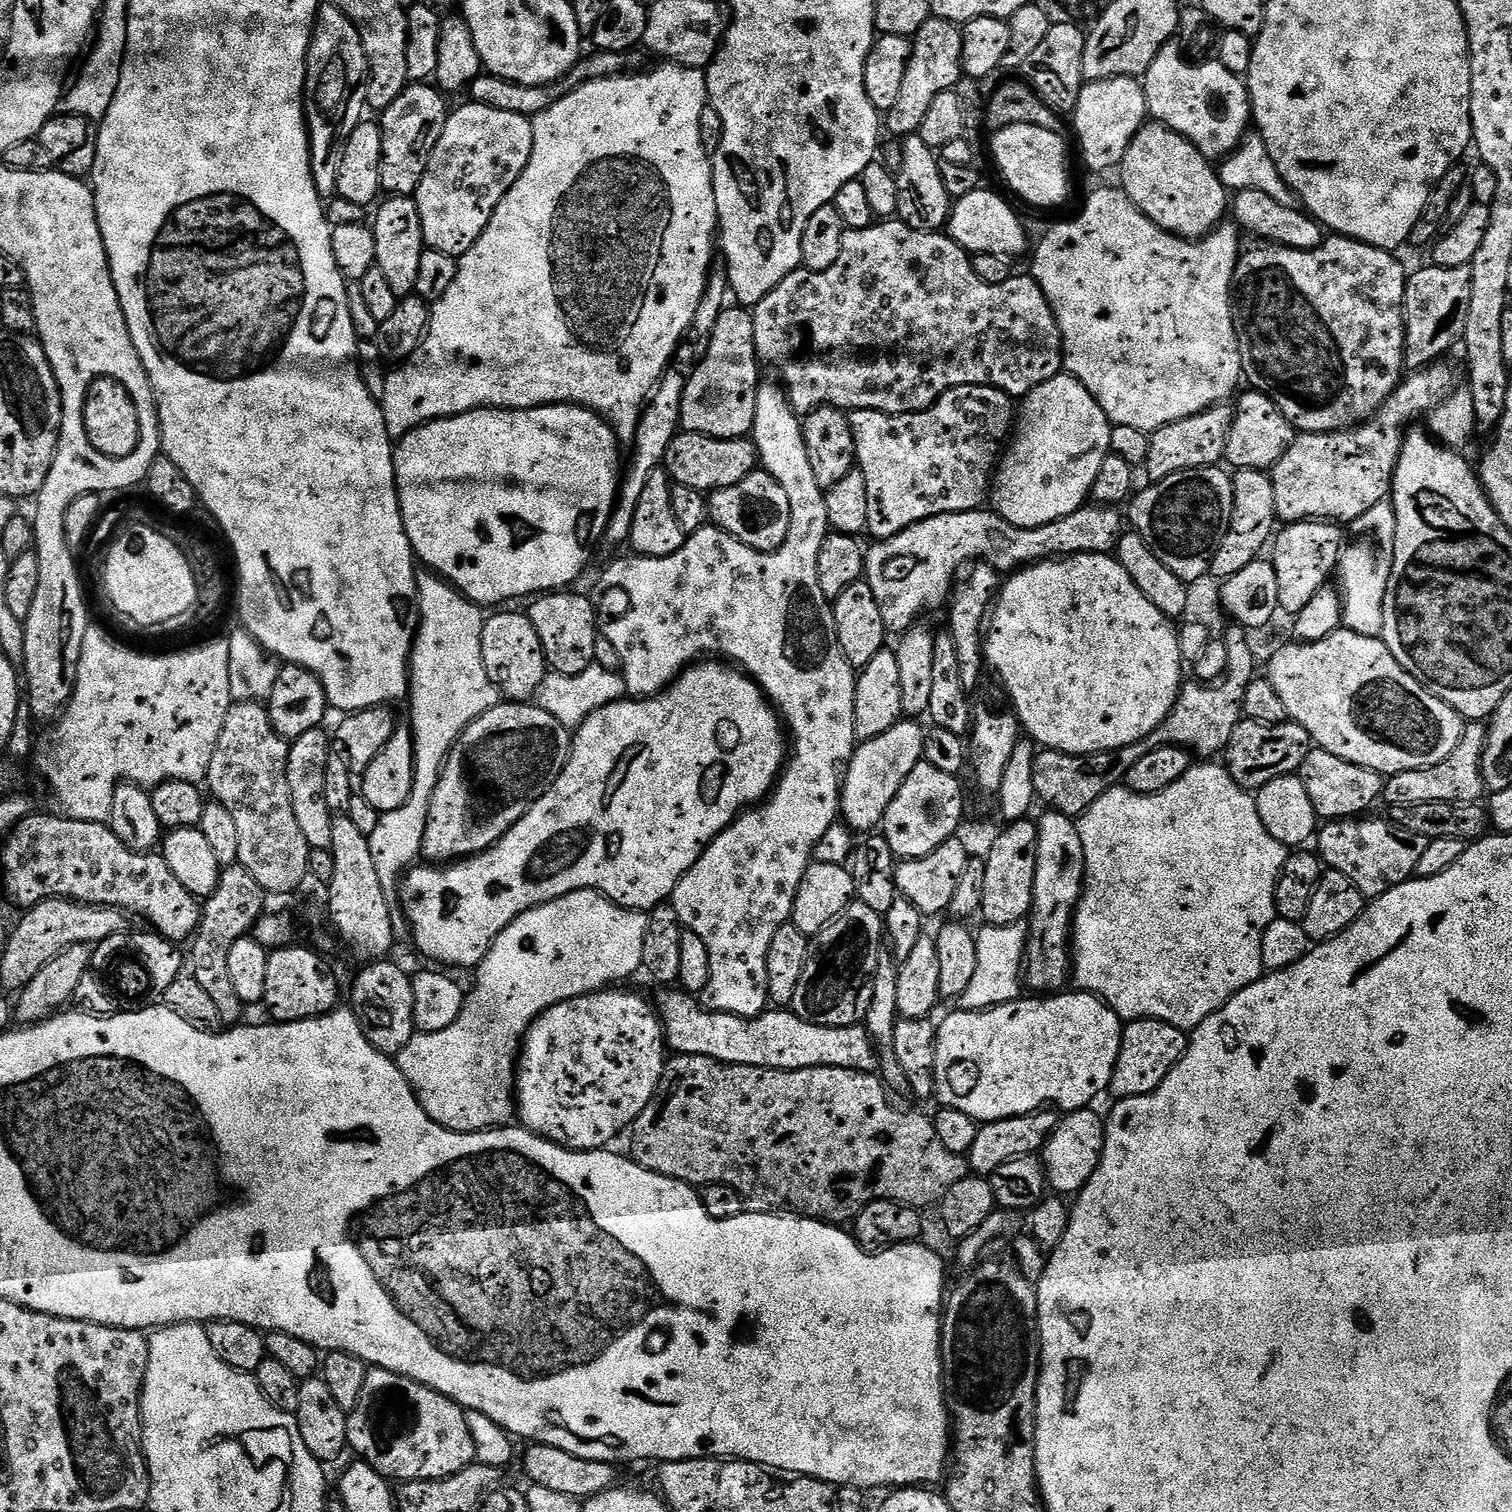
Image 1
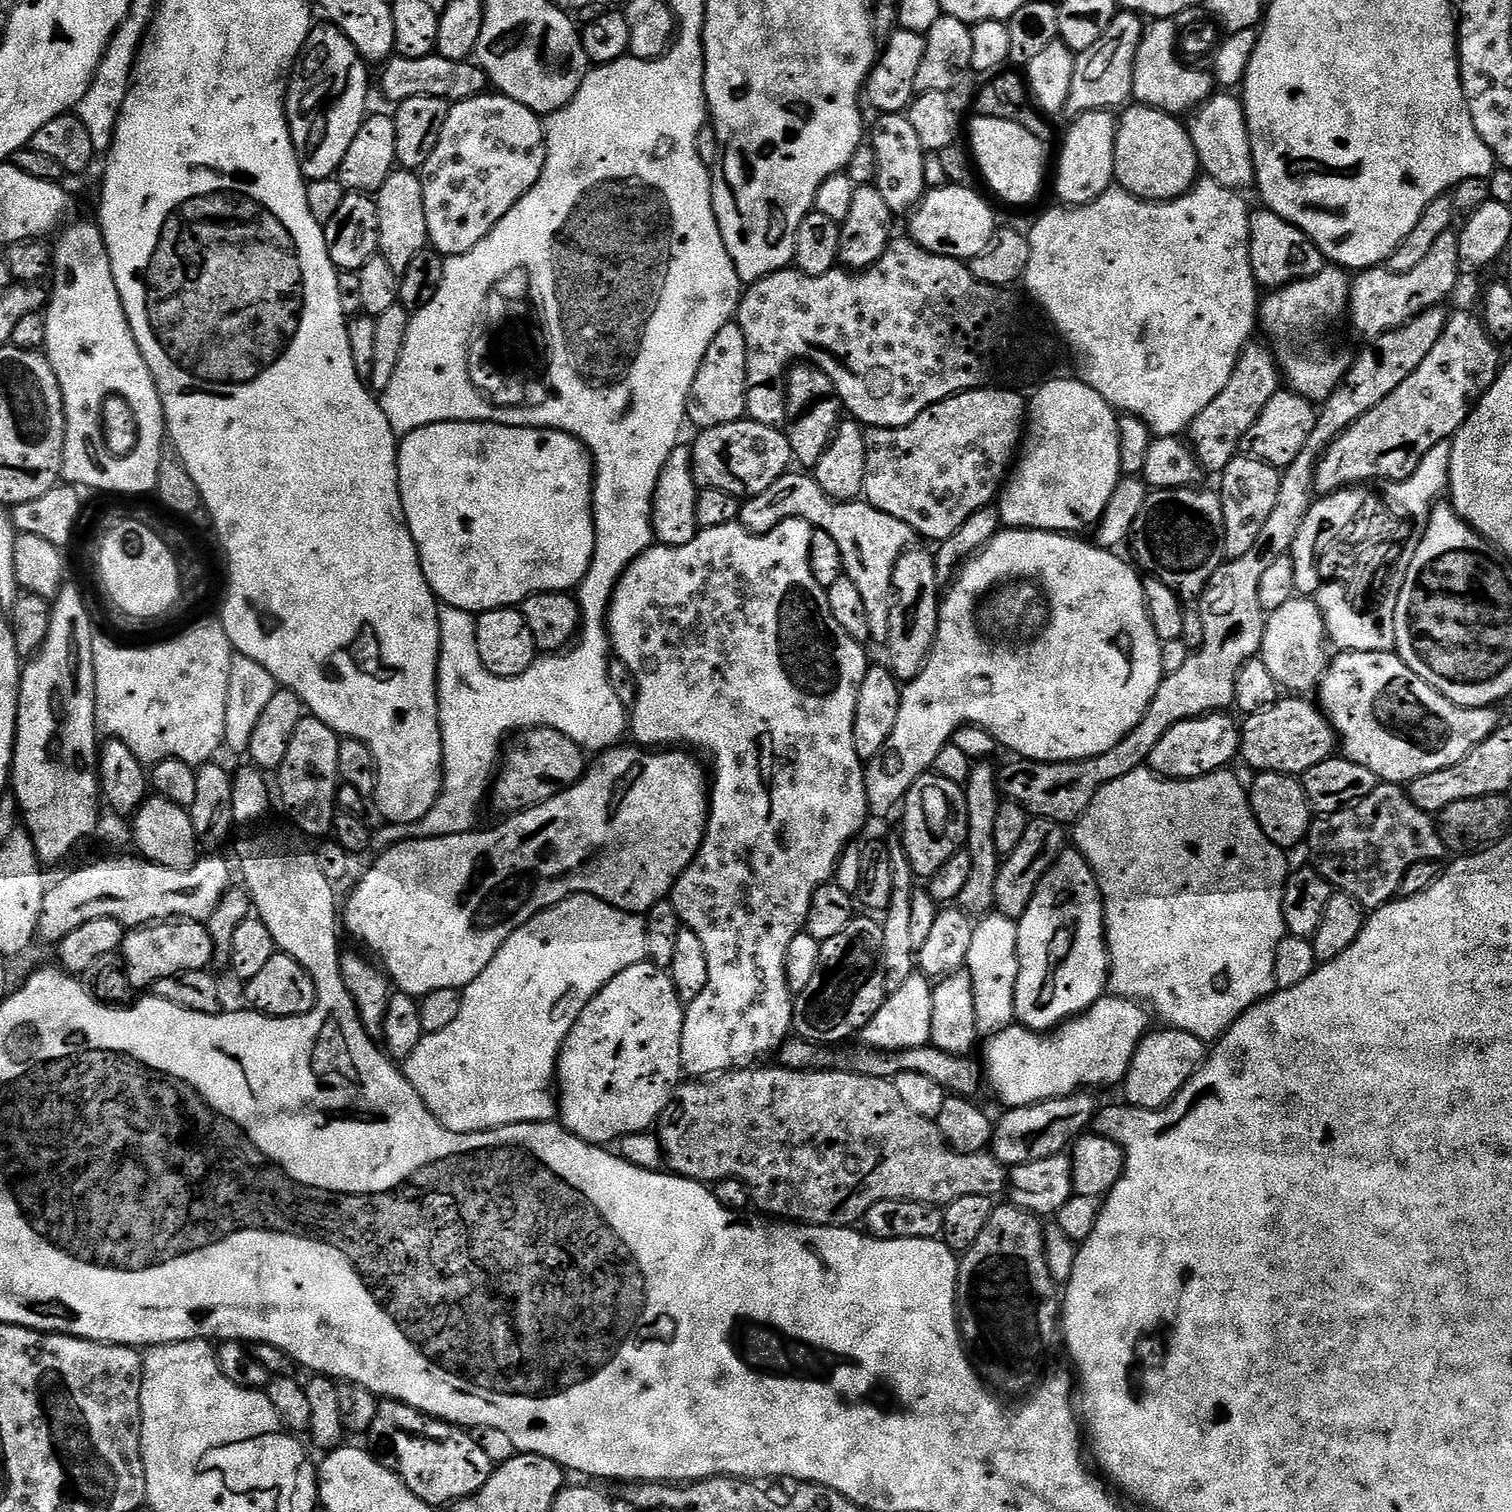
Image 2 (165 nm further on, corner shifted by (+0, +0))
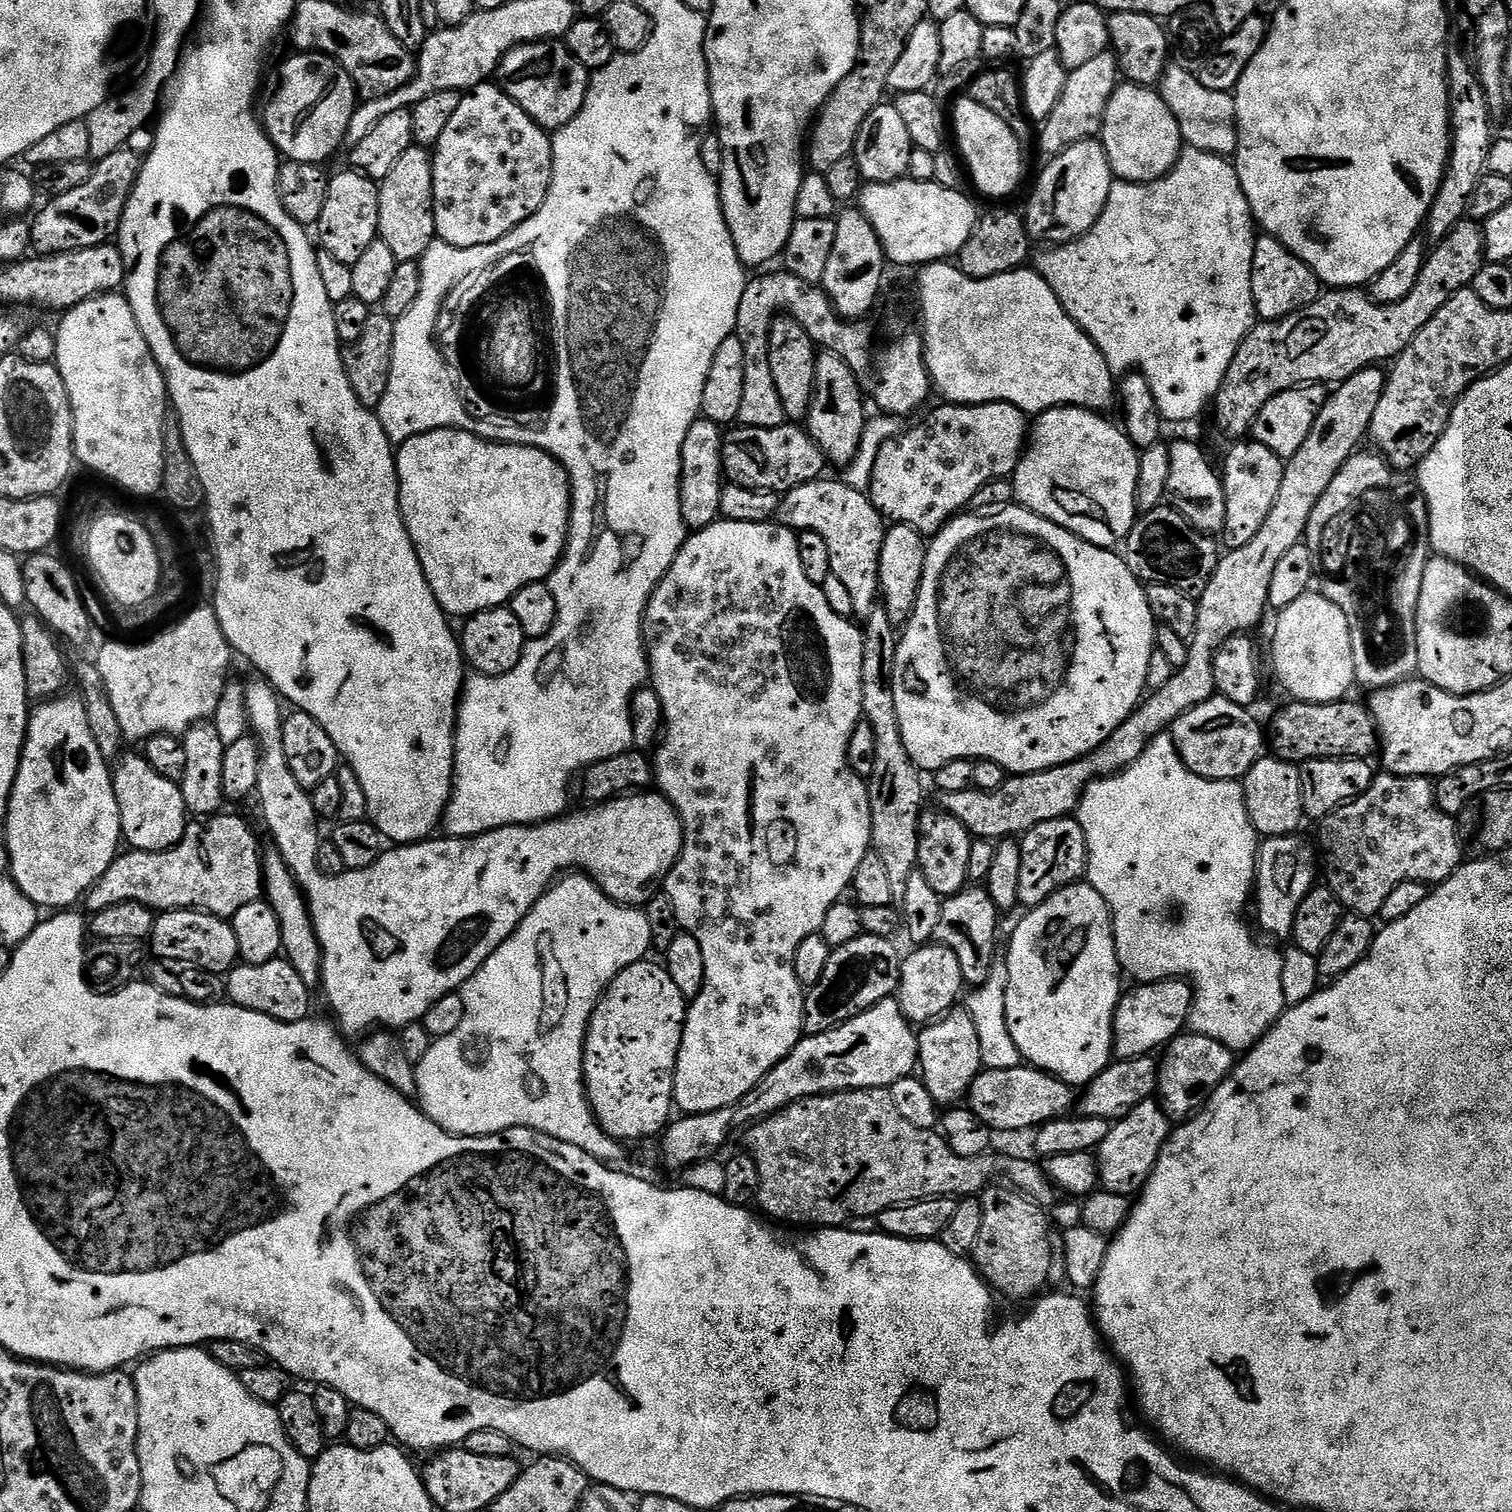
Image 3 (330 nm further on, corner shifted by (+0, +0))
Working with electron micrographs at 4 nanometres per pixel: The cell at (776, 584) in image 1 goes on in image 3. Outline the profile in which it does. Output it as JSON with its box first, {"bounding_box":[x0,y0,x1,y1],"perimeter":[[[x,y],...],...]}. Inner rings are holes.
{"bounding_box":[644,518,872,1116],"perimeter":[[[721,518],[716,523],[705,528],[693,531],[685,540],[684,545],[680,547],[680,552],[674,558],[670,570],[658,582],[658,586],[653,590],[651,598],[648,599],[648,605],[644,611],[644,642],[648,649],[648,670],[650,673],[650,687],[662,698],[662,710],[664,711],[664,723],[666,725],[662,739],[654,752],[654,784],[665,798],[676,807],[676,813],[680,816],[684,824],[684,845],[680,851],[680,856],[676,860],[676,865],[668,871],[667,876],[662,881],[662,891],[670,898],[674,906],[674,914],[678,914],[678,922],[681,929],[689,932],[698,942],[702,950],[702,958],[706,958],[706,978],[702,990],[696,995],[695,1000],[687,1005],[686,1015],[684,1017],[684,1033],[682,1034],[682,1046],[678,1050],[678,1062],[676,1063],[676,1073],[674,1074],[674,1094],[672,1099],[675,1107],[681,1113],[697,1116],[703,1112],[713,1112],[722,1110],[734,1102],[738,1102],[746,1094],[750,1094],[758,1086],[758,1082],[782,1058],[794,1050],[794,1046],[805,1035],[804,1031],[804,1001],[806,999],[806,990],[798,982],[798,974],[794,974],[794,954],[798,954],[798,945],[802,938],[810,938],[817,935],[826,918],[826,910],[830,906],[841,903],[843,892],[847,893],[852,886],[854,870],[858,870],[858,862],[862,862],[864,855],[872,847],[872,819],[870,818],[870,798],[868,797],[868,786],[854,770],[848,766],[848,747],[850,746],[850,734],[862,722],[864,707],[862,706],[862,654],[864,653],[864,634],[859,627],[852,625],[853,621],[846,616],[834,614],[830,610],[830,602],[826,602],[826,594],[821,585],[810,582],[806,578],[806,573],[802,570],[802,561],[798,555],[797,533],[793,529],[783,526],[744,526],[739,529],[740,536],[732,536],[733,529],[729,521]]]}

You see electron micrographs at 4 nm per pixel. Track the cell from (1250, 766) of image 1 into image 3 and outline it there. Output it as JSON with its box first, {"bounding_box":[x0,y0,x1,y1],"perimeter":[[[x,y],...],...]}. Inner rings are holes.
{"bounding_box":[1266,698,1378,766],"perimeter":[[[1352,698],[1335,700],[1329,704],[1311,704],[1305,700],[1288,702],[1288,705],[1272,720],[1272,729],[1266,732],[1266,744],[1271,755],[1297,766],[1318,758],[1338,758],[1339,760],[1359,760],[1375,757],[1378,752],[1378,729],[1376,719],[1363,703],[1355,704]]]}

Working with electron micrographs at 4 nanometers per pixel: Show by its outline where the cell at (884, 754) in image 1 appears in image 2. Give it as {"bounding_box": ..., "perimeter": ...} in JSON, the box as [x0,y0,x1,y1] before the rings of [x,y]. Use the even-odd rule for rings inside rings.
{"bounding_box":[864,528,1164,817],"perimeter":[[[1009,528],[997,532],[996,537],[981,548],[972,559],[967,560],[947,585],[948,593],[943,593],[940,601],[940,617],[937,620],[937,636],[932,652],[924,668],[912,681],[903,685],[900,693],[898,722],[894,734],[886,742],[882,752],[867,761],[864,769],[868,806],[873,817],[884,816],[892,807],[899,805],[910,786],[919,776],[931,769],[934,758],[943,750],[952,736],[965,725],[986,730],[996,739],[1001,749],[1009,748],[1017,757],[1026,760],[1041,760],[1047,764],[1061,764],[1067,760],[1089,760],[1106,750],[1114,750],[1146,714],[1158,686],[1164,681],[1162,670],[1161,641],[1150,622],[1150,614],[1144,601],[1144,580],[1141,573],[1127,559],[1116,556],[1115,551],[1088,544],[1084,538],[1062,532],[1034,532],[1031,528]]]}

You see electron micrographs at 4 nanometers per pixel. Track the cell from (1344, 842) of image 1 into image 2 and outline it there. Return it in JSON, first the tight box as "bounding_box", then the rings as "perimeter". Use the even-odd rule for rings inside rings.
{"bounding_box":[1307,782,1446,910],"perimeter":[[[1387,782],[1377,783],[1373,792],[1366,794],[1366,798],[1362,798],[1352,807],[1344,808],[1341,812],[1331,812],[1329,816],[1320,816],[1313,819],[1312,825],[1308,828],[1307,848],[1308,856],[1312,859],[1309,860],[1311,867],[1315,868],[1318,874],[1322,874],[1322,878],[1326,878],[1326,882],[1330,882],[1335,891],[1354,898],[1354,902],[1358,902],[1361,908],[1365,910],[1375,910],[1383,904],[1389,904],[1390,901],[1397,899],[1402,886],[1402,878],[1406,878],[1406,870],[1410,870],[1410,866],[1418,866],[1418,862],[1440,862],[1443,861],[1443,856],[1446,856],[1446,849],[1440,837],[1437,821],[1429,813],[1418,810],[1418,806],[1414,806],[1414,802],[1410,802],[1407,791],[1401,785]]]}

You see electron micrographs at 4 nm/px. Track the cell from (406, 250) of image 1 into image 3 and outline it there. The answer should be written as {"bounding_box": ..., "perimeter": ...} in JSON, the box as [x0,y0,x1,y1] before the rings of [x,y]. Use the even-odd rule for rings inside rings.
{"bounding_box":[378,146,437,262],"perimeter":[[[413,146],[410,150],[406,150],[406,154],[402,154],[402,158],[394,166],[394,170],[390,170],[390,174],[386,174],[386,178],[379,181],[378,230],[380,234],[378,239],[386,242],[386,246],[390,246],[390,251],[394,253],[397,262],[402,260],[419,261],[428,253],[428,247],[432,245],[433,240],[437,239],[434,210],[432,209],[433,186],[432,152],[419,146]]]}

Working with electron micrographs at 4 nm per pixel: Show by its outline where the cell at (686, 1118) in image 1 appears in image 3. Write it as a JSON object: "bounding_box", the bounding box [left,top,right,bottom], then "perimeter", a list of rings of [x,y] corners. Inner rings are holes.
{"bounding_box":[747,1088,1058,1229],"perimeter":[[[859,1088],[849,1092],[825,1092],[822,1096],[811,1096],[805,1100],[795,1100],[790,1106],[783,1108],[781,1112],[776,1112],[773,1116],[767,1116],[765,1120],[757,1120],[755,1124],[747,1129],[748,1136],[747,1155],[754,1158],[754,1162],[760,1171],[760,1198],[759,1207],[764,1207],[763,1215],[776,1222],[783,1222],[788,1226],[807,1226],[809,1229],[817,1228],[839,1228],[846,1226],[852,1220],[866,1218],[867,1216],[879,1217],[882,1210],[893,1208],[899,1204],[913,1204],[916,1200],[933,1200],[939,1196],[950,1196],[953,1198],[976,1198],[983,1193],[984,1189],[993,1183],[995,1176],[1005,1176],[1007,1183],[1021,1192],[1030,1202],[1034,1202],[1040,1208],[1052,1210],[1058,1197],[1058,1189],[1047,1172],[1035,1159],[1023,1160],[1020,1156],[992,1156],[985,1154],[974,1158],[962,1158],[950,1150],[950,1146],[944,1140],[943,1135],[936,1130],[925,1130],[912,1123],[906,1122],[902,1114],[898,1114],[898,1106],[894,1106],[894,1098],[887,1088]]]}

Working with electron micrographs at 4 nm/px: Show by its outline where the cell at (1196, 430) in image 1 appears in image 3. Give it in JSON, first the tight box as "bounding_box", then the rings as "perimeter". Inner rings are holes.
{"bounding_box":[1214,218,1485,442],"perimeter":[[[1465,218],[1429,251],[1418,286],[1402,302],[1376,304],[1360,288],[1338,288],[1325,291],[1313,304],[1286,318],[1257,323],[1238,346],[1238,354],[1234,354],[1234,362],[1230,362],[1230,370],[1226,370],[1226,378],[1216,395],[1214,409],[1221,430],[1229,436],[1229,441],[1235,442],[1251,433],[1258,410],[1274,394],[1301,384],[1339,386],[1358,374],[1358,370],[1384,362],[1380,360],[1395,361],[1450,298],[1472,285],[1474,274],[1485,263],[1483,227]]]}

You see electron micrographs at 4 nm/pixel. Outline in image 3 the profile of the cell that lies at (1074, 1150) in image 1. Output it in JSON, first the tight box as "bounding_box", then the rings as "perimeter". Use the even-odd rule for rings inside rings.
{"bounding_box":[1094,1099,1168,1197],"perimeter":[[[1150,1099],[1142,1102],[1130,1114],[1126,1114],[1126,1118],[1115,1121],[1109,1128],[1112,1129],[1104,1132],[1100,1147],[1094,1152],[1100,1171],[1100,1188],[1110,1194],[1135,1197],[1143,1192],[1144,1183],[1148,1181],[1158,1162],[1158,1154],[1168,1141],[1168,1115],[1155,1099]]]}

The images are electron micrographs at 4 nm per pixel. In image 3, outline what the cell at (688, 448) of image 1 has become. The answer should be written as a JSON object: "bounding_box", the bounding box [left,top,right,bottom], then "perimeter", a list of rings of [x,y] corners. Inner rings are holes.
{"bounding_box":[722,422,826,493],"perimeter":[[[785,422],[776,428],[750,428],[747,426],[733,427],[724,437],[722,462],[727,483],[746,486],[750,490],[763,492],[786,493],[802,486],[811,480],[821,479],[825,475],[826,461],[824,454],[814,438],[808,433],[807,427],[796,422]]]}

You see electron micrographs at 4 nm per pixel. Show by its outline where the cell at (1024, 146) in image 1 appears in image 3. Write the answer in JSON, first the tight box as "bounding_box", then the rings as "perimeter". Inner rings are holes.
{"bounding_box":[950,98,1025,196],"perimeter":[[[961,98],[950,108],[950,128],[956,131],[955,147],[966,165],[967,175],[968,172],[972,175],[978,191],[988,196],[1008,196],[1019,186],[1024,176],[1025,149],[1008,123],[998,118],[998,114],[986,110],[986,106],[978,106],[978,102]]]}

